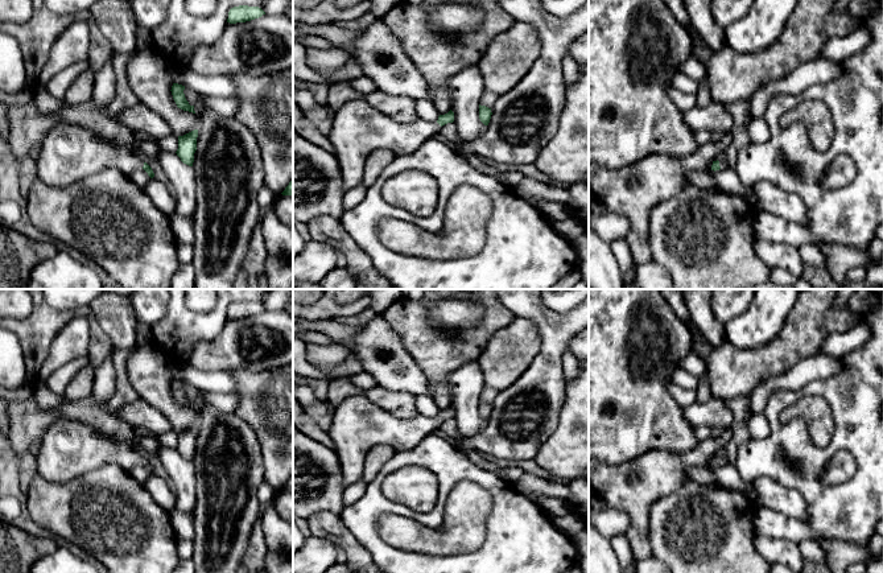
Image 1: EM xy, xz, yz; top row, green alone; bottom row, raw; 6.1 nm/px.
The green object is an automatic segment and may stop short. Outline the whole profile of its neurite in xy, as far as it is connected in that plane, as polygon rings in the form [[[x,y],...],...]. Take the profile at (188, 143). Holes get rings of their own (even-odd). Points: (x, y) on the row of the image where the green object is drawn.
[[[194,129],[183,136],[178,136],[177,156],[189,166],[193,166],[194,153],[197,151],[198,129]]]

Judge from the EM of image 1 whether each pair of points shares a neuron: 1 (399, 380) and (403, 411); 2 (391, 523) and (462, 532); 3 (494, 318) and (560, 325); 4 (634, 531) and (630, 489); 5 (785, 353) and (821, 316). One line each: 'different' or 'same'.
1: different
2: same
3: different
4: same
5: same

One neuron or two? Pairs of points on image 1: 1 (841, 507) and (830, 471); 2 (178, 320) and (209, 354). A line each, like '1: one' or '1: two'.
1: two
2: two

